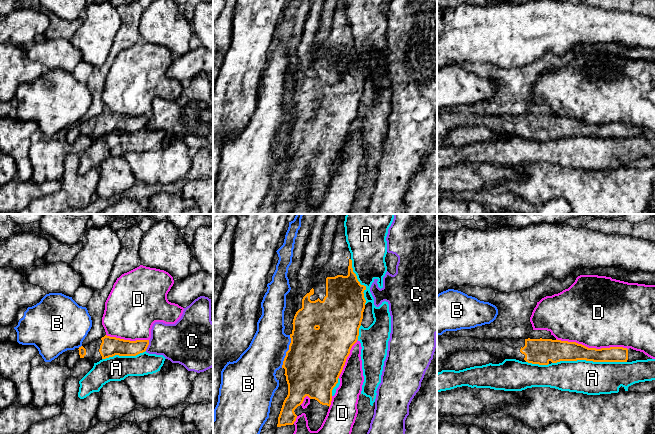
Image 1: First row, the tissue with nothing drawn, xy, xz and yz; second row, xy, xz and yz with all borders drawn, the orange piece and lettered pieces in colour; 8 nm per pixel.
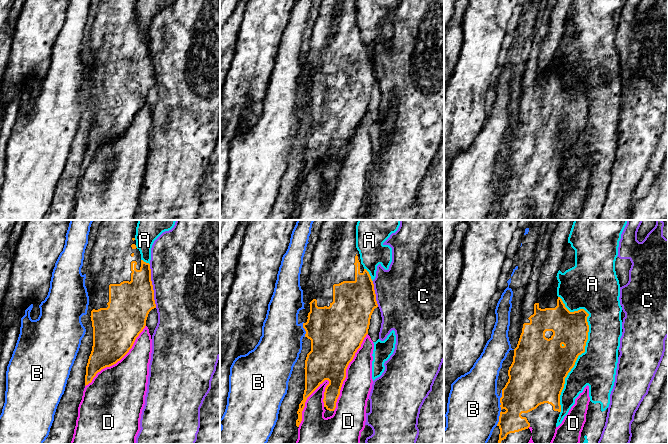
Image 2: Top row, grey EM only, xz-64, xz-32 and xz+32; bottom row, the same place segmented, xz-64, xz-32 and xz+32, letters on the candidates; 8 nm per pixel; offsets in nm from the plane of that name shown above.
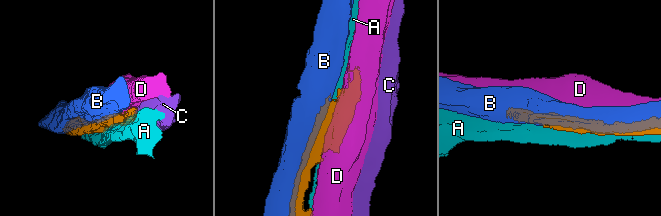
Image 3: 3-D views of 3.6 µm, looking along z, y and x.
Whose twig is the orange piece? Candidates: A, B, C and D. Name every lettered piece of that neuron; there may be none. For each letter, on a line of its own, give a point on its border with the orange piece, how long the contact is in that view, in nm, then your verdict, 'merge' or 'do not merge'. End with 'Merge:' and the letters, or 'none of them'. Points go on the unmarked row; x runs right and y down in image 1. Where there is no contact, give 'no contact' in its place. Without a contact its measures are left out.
A: yz (589, 136) | 600 nm | do not merge
B: xz (287, 127) | 280 nm | do not merge
C: xy (148, 120) | 90 nm | do not merge
D: yz (592, 124) | 600 nm | do not merge
Merge: none of them

